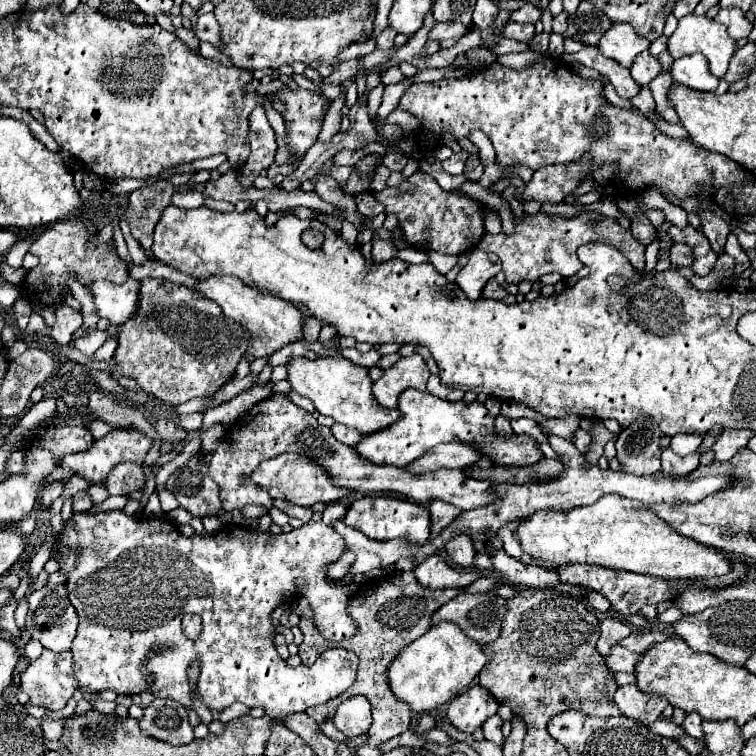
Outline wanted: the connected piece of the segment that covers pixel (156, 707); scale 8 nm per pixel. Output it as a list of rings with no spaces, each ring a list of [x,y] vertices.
[[[156,698],[144,710],[144,716],[138,722],[144,734],[172,746],[188,744],[194,740],[194,730],[188,724],[188,710],[174,700]]]

